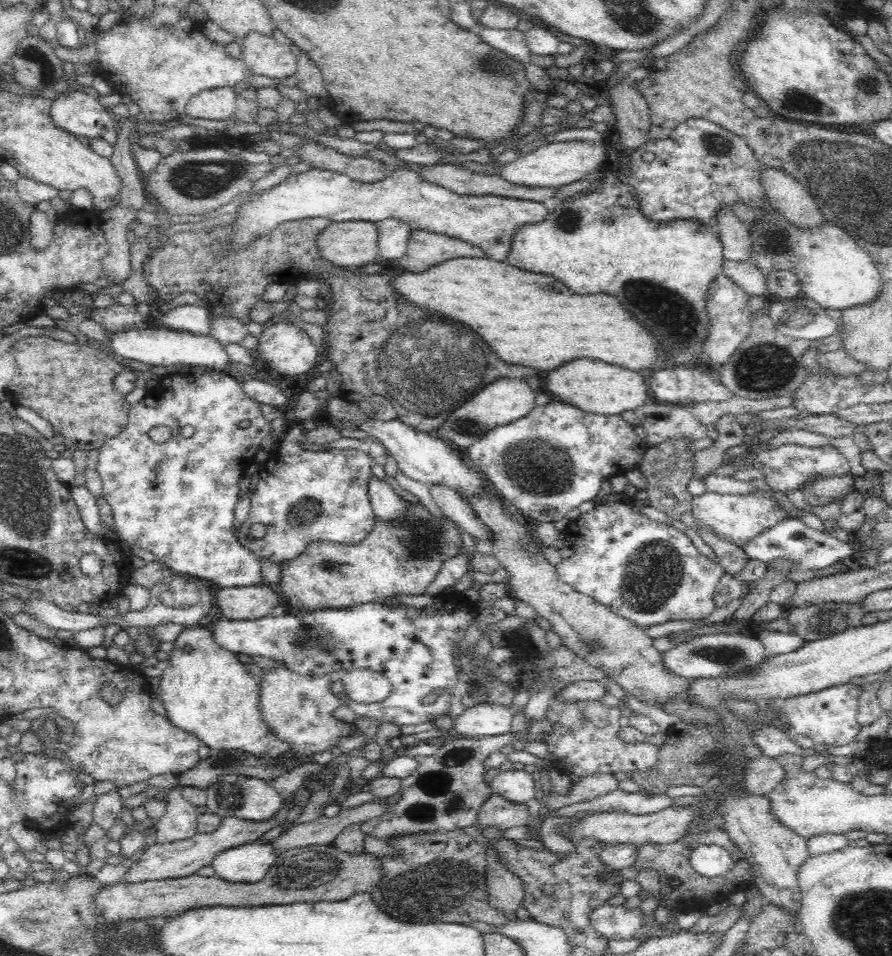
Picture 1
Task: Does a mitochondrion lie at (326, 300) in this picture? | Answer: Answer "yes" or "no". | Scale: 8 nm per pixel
no

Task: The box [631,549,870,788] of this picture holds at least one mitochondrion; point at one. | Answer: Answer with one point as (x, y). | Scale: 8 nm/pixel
(730, 656)

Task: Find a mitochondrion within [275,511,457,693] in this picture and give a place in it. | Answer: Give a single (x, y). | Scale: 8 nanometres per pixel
(329, 646)

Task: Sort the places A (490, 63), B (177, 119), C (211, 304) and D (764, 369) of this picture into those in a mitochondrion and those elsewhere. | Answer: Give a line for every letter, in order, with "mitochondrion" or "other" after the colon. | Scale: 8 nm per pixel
A: mitochondrion
B: other
C: other
D: mitochondrion

